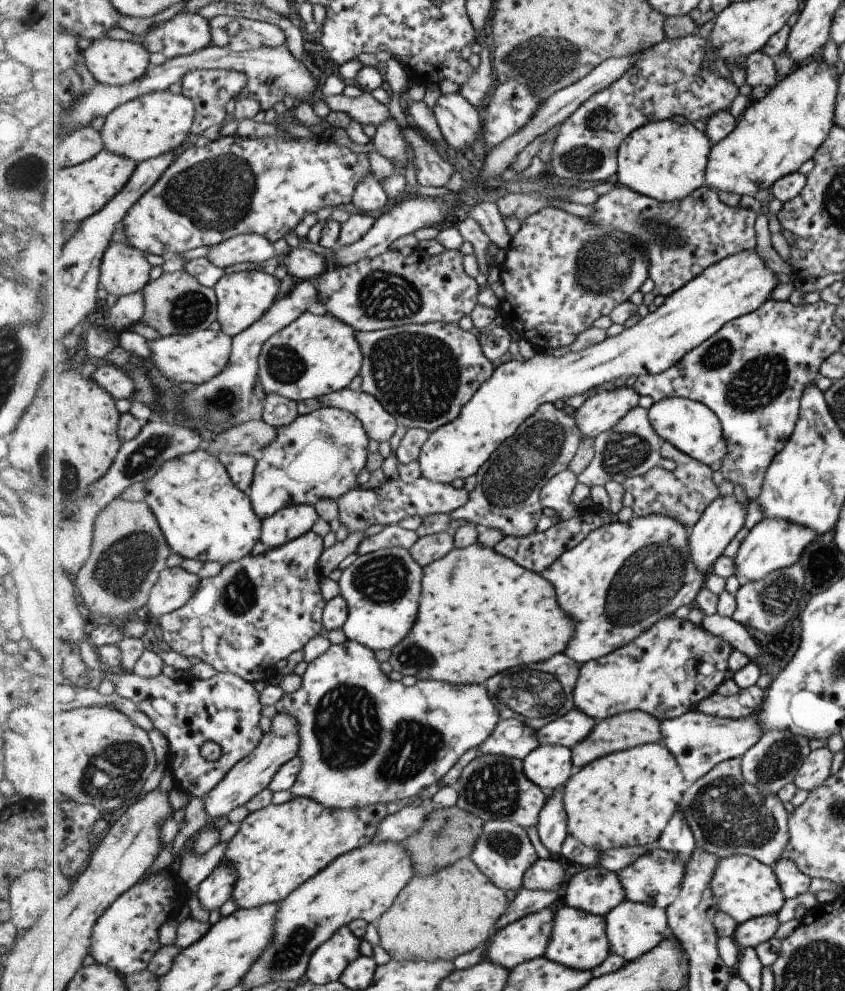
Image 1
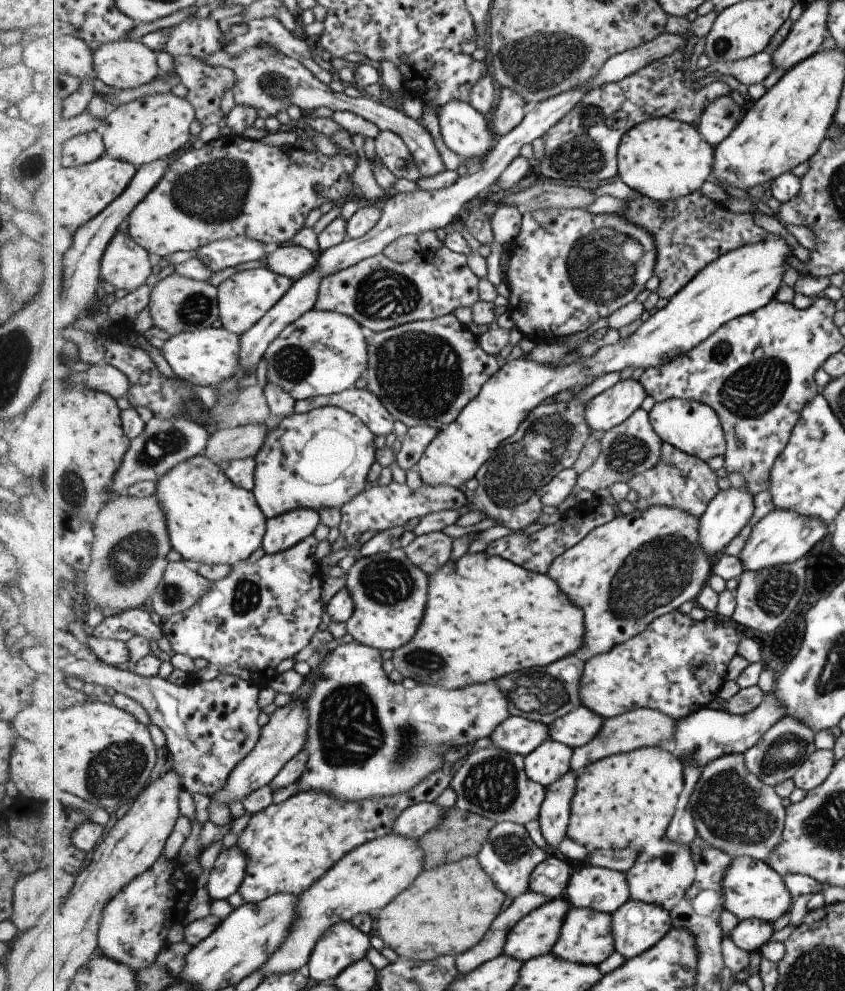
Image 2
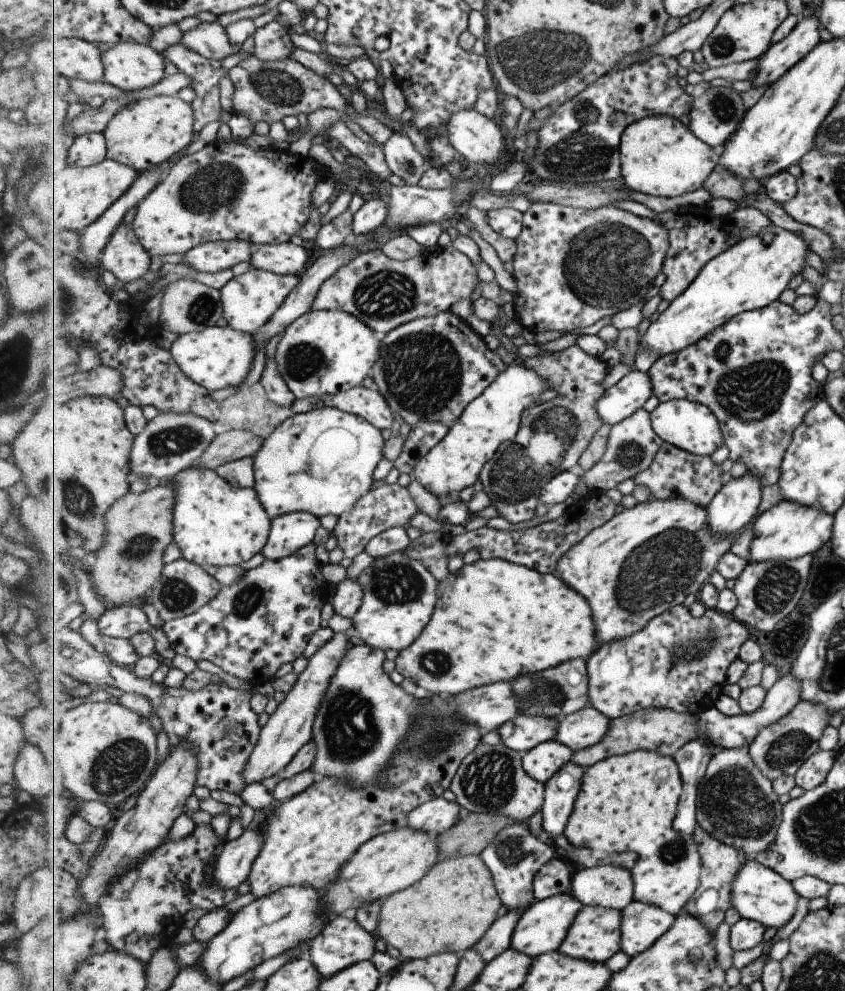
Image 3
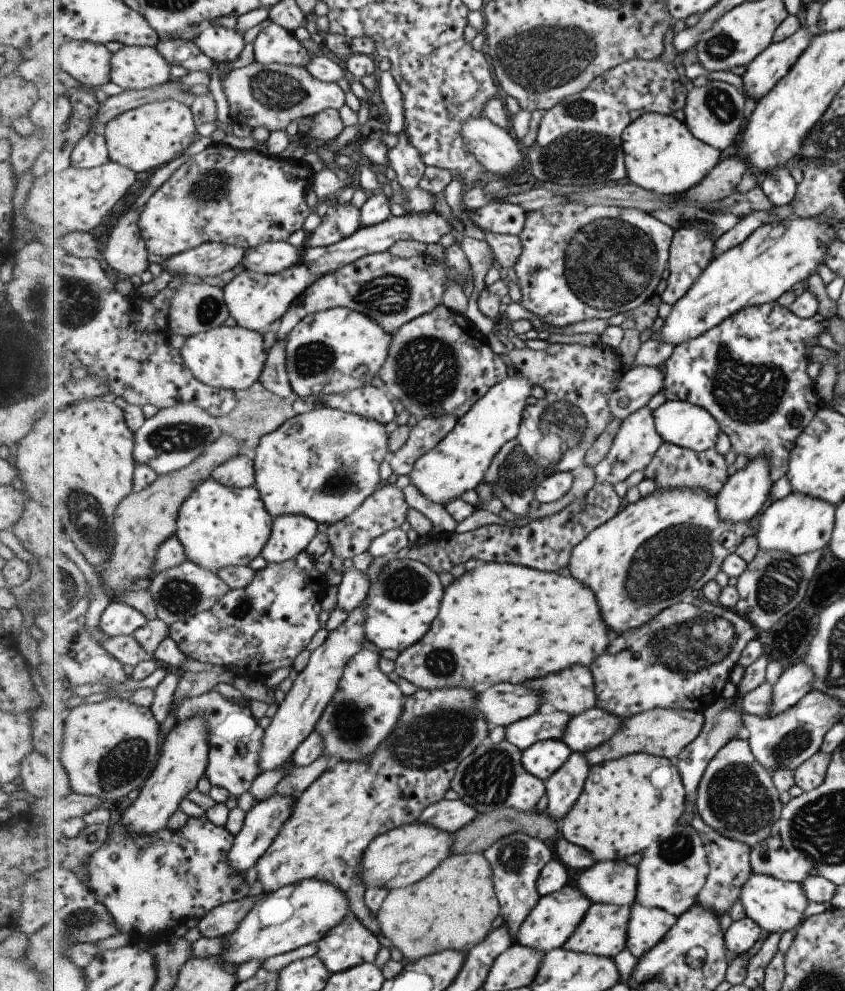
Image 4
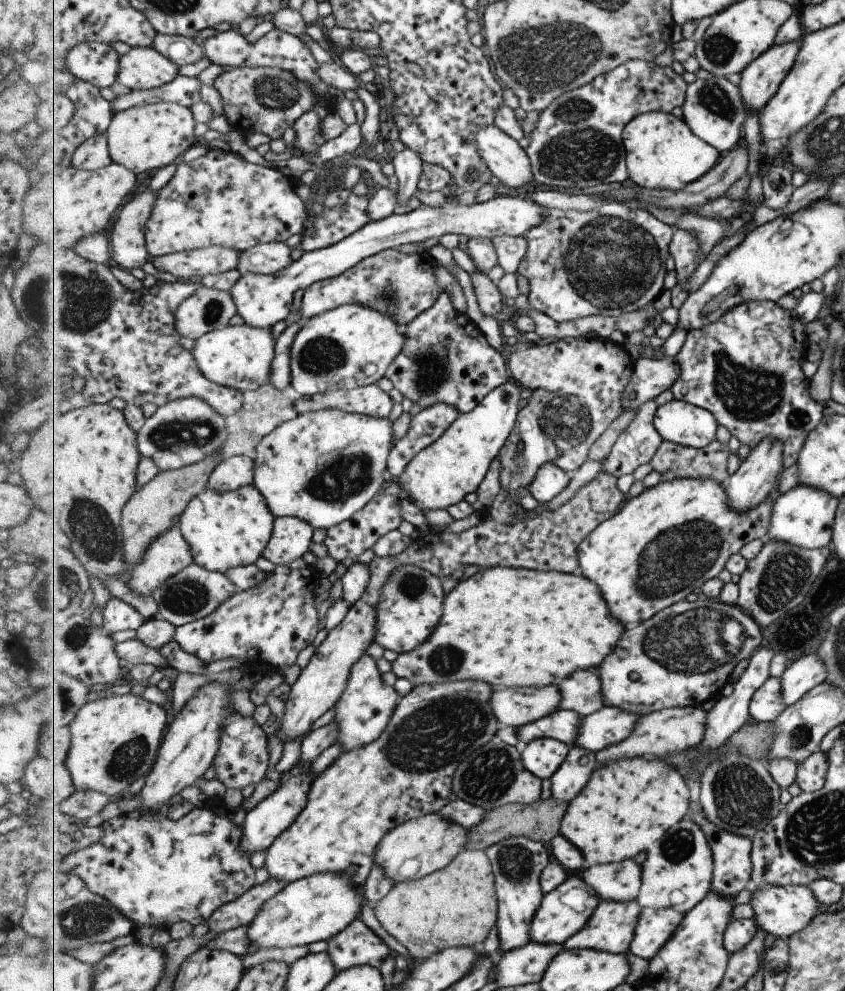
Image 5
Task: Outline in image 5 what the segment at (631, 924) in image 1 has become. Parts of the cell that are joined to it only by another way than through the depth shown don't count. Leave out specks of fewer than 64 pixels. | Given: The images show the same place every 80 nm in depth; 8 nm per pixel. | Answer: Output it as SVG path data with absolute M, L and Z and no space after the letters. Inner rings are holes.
M643 907L629 952L651 961L678 932L684 918L675 909Z

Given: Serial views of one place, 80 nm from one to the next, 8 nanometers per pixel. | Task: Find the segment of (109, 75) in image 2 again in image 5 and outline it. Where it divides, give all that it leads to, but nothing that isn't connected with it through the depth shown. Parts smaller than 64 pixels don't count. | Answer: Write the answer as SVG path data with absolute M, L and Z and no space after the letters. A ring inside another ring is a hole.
M132 47L120 58L118 82L131 90L158 89L179 76L179 65L153 47Z

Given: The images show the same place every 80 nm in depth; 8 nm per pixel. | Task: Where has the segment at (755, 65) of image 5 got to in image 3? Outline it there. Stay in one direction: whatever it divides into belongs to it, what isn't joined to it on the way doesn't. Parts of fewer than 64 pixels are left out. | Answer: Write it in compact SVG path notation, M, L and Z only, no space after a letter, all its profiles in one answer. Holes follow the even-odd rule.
M810 16L801 18L793 32L777 44L772 44L770 49L760 58L756 77L752 86L774 85L784 74L790 72L799 61L811 52L819 42L817 26L821 27L818 18Z

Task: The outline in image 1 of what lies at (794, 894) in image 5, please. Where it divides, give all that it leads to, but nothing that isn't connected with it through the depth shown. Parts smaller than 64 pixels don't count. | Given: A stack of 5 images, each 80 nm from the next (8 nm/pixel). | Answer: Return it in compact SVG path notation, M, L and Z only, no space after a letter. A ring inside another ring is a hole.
M749 855L721 859L712 880L712 891L719 910L729 913L739 924L755 917L786 915L781 908L787 903L787 898L781 890L774 867Z

